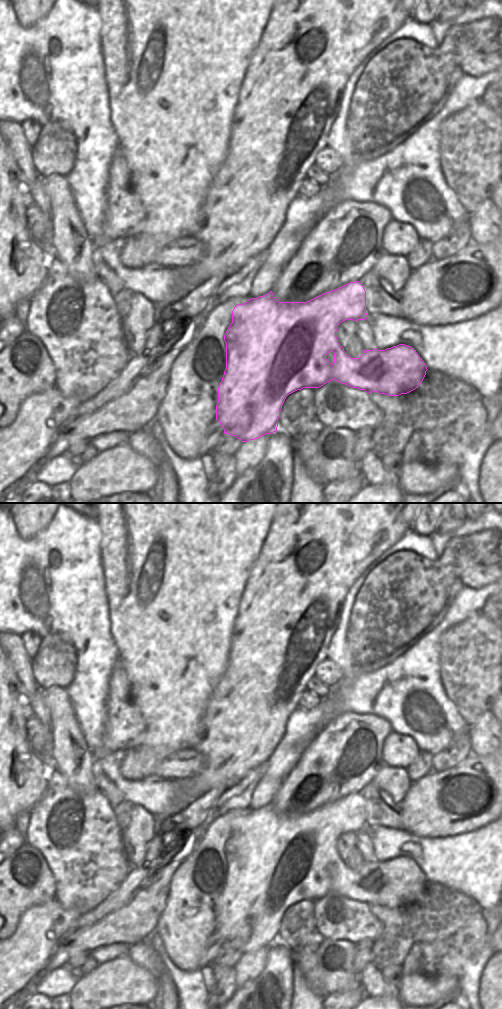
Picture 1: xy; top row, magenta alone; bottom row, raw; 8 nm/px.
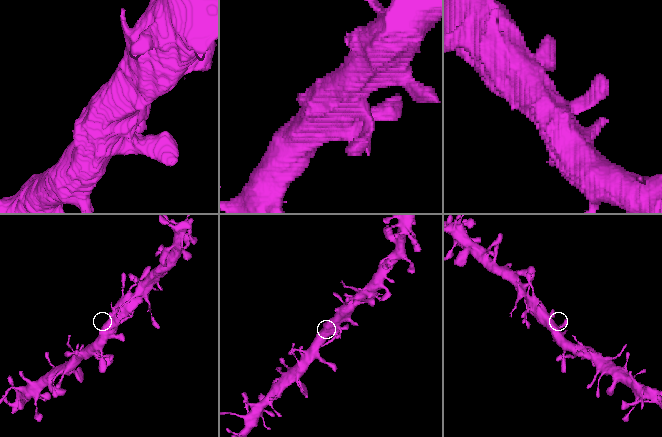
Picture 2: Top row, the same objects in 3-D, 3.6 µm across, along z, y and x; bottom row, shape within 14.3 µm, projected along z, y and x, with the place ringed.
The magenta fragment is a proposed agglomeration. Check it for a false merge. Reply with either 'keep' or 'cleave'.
keep

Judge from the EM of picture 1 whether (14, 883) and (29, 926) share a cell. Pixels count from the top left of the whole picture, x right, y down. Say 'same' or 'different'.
different

